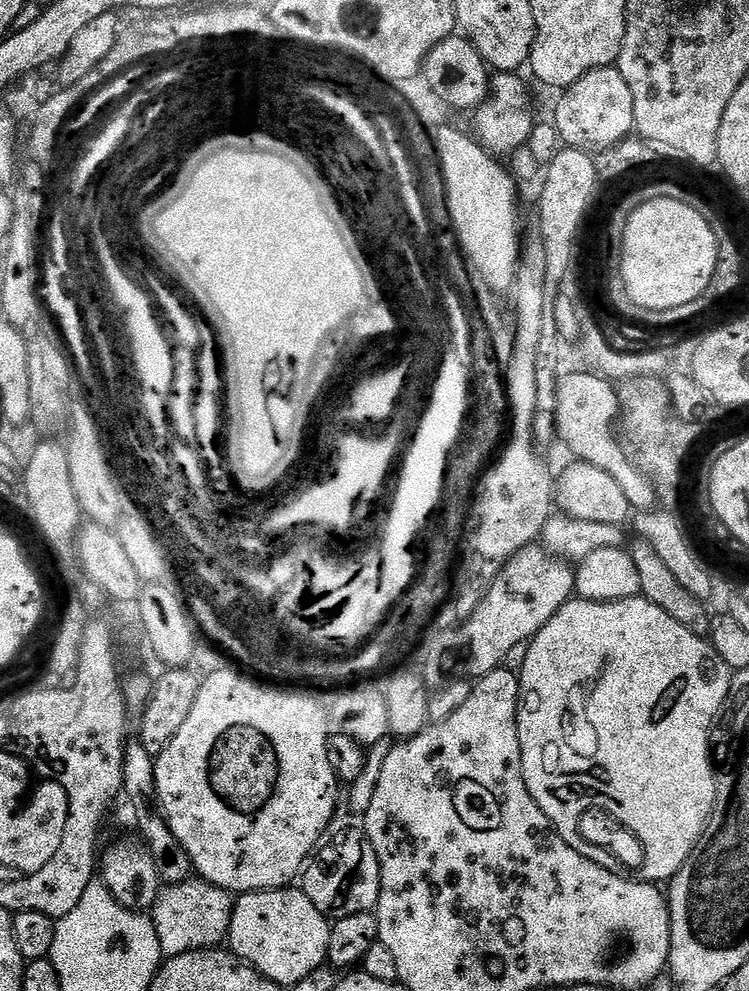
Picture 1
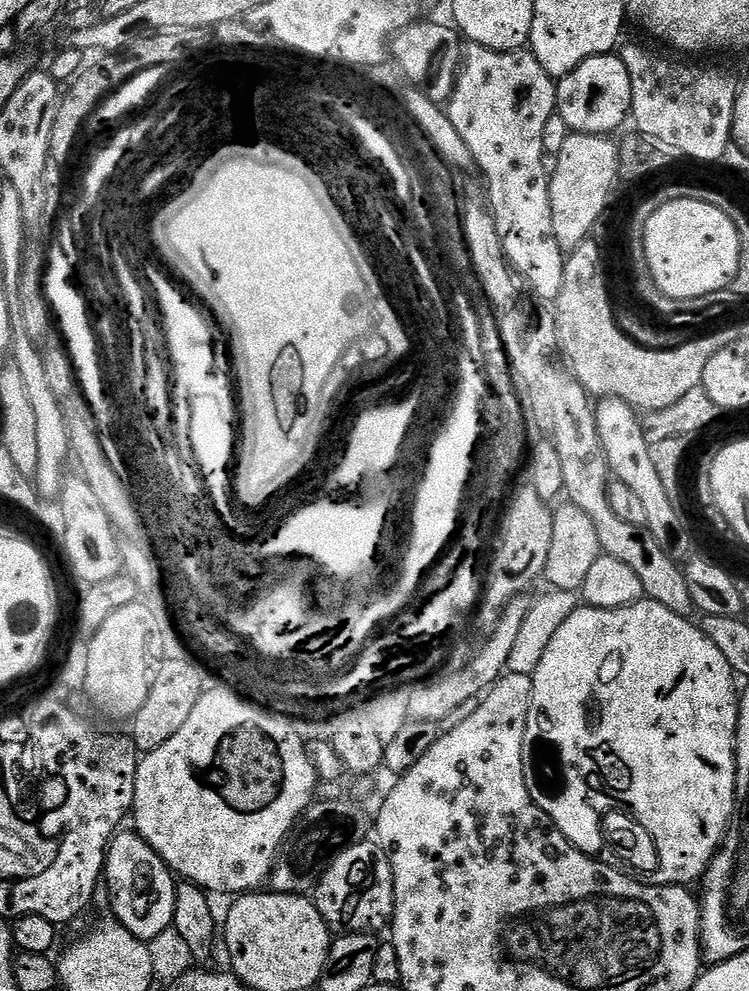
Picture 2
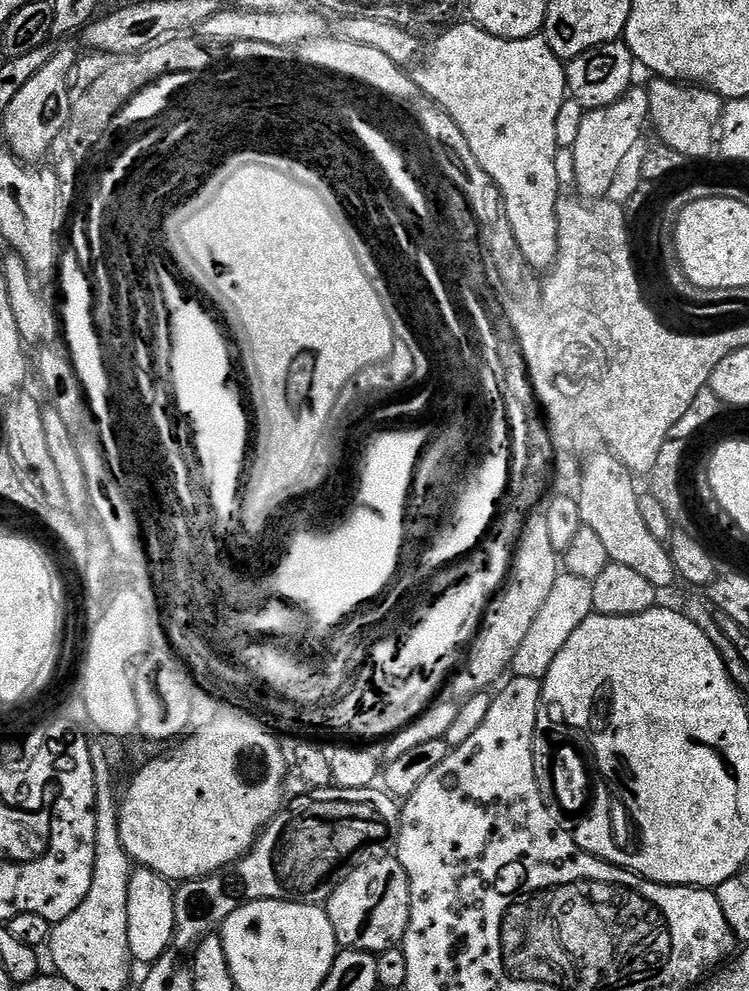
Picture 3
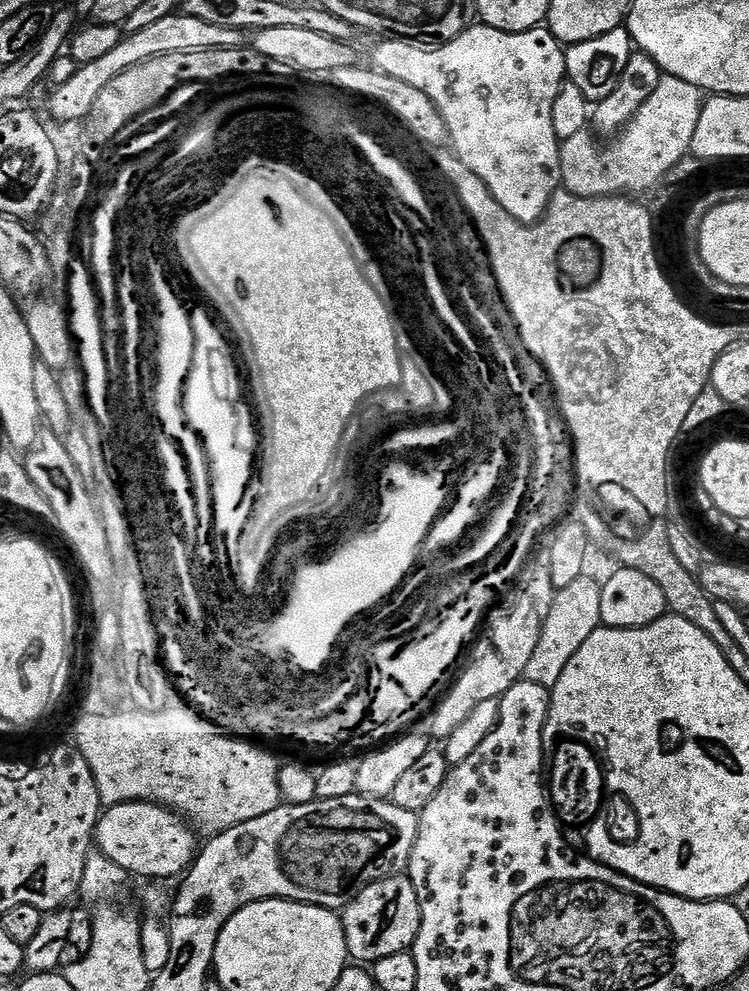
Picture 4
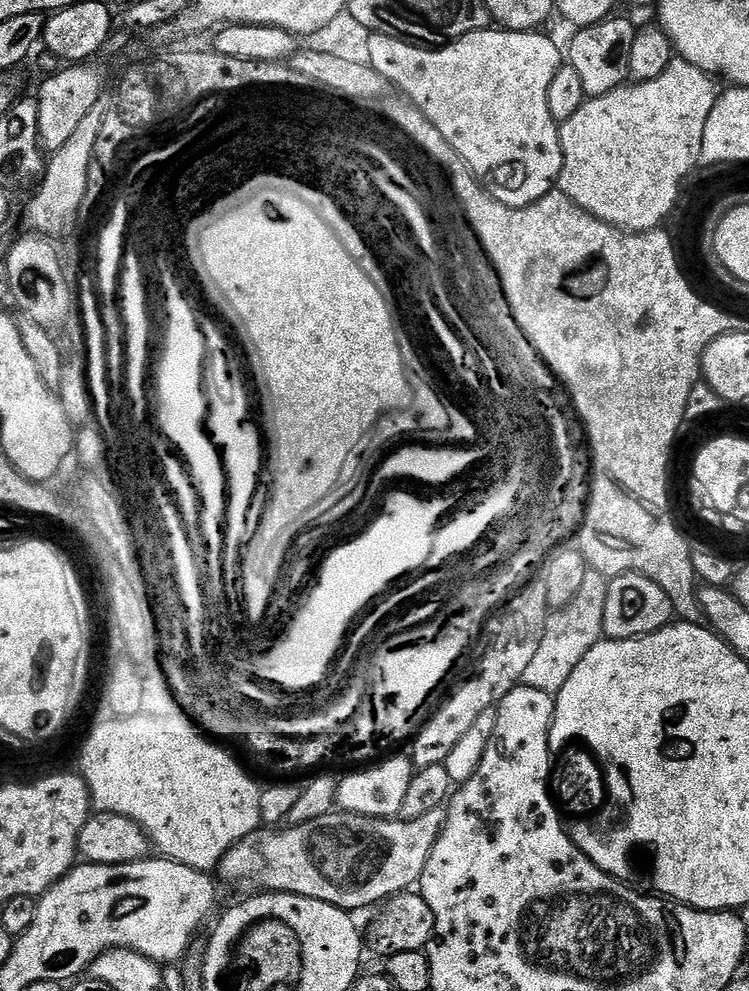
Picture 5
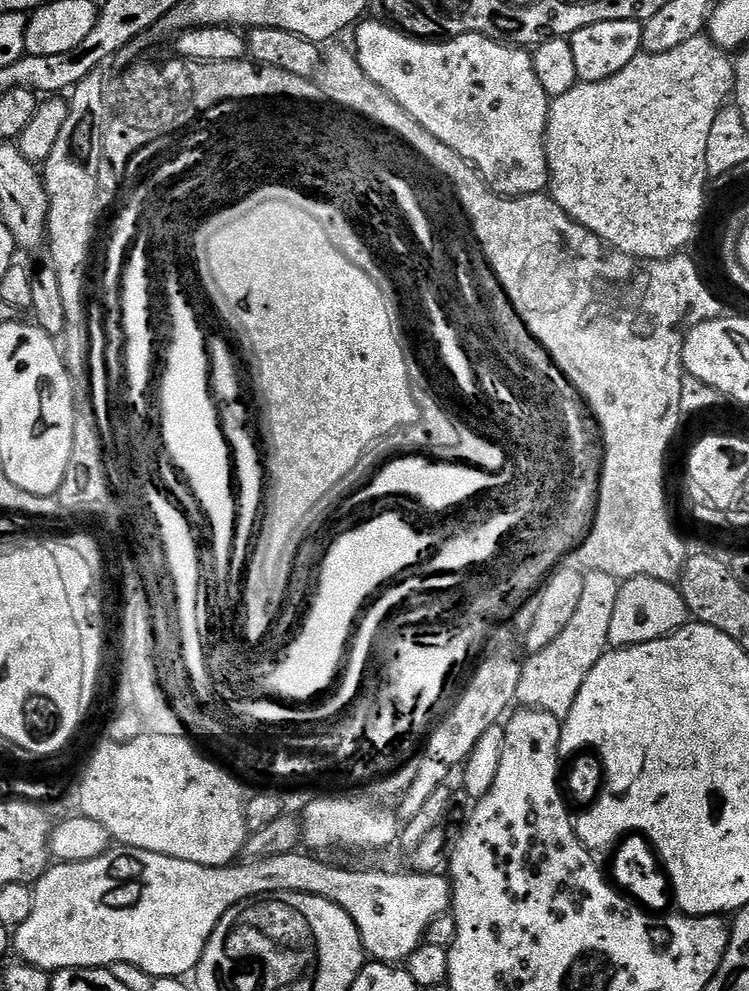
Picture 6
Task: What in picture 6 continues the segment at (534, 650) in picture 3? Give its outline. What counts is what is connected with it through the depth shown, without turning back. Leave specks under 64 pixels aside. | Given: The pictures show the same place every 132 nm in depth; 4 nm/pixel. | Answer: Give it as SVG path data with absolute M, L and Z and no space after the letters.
M584 572L583 575L582 595L566 628L554 642L521 663L516 700L525 708L542 710L561 718L567 716L570 706L574 706L574 698L578 698L578 690L582 690L582 682L586 682L586 674L590 674L609 651L610 617L614 614L621 581L601 572Z

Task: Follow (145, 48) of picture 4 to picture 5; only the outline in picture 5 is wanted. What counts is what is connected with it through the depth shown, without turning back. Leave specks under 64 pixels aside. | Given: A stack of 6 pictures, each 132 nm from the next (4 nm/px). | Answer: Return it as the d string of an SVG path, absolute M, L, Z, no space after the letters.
M76 62L64 66L57 76L48 76L40 84L40 93L34 96L38 106L38 134L40 147L51 154L62 150L62 145L74 135L74 130L94 106L101 103L104 92L104 76L96 68L88 68L87 63Z

